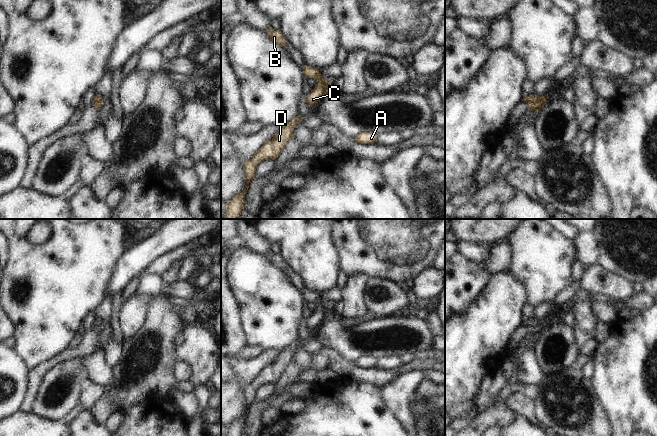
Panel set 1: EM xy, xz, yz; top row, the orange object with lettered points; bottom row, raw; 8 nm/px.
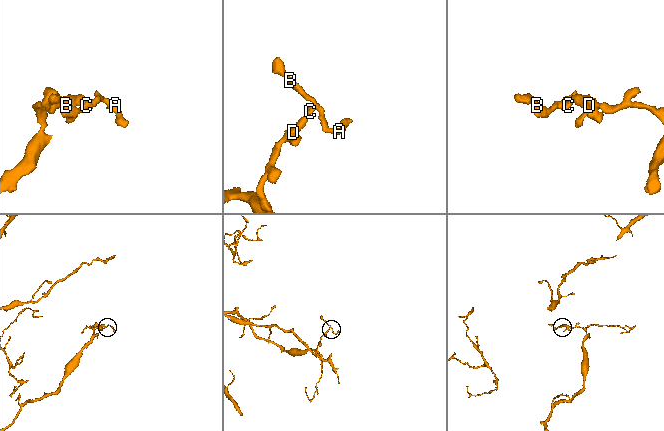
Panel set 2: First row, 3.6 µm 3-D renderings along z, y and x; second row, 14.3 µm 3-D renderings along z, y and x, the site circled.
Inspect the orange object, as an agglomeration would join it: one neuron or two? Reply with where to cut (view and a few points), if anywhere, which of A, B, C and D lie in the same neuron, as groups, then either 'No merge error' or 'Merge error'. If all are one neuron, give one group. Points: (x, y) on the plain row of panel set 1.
Split along yz (542, 320), (537, 325), (529, 325), (527, 327). Groups: A B / C D. Merge error.

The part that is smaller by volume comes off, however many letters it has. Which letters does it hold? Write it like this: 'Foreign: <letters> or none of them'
Foreign: A, B.

